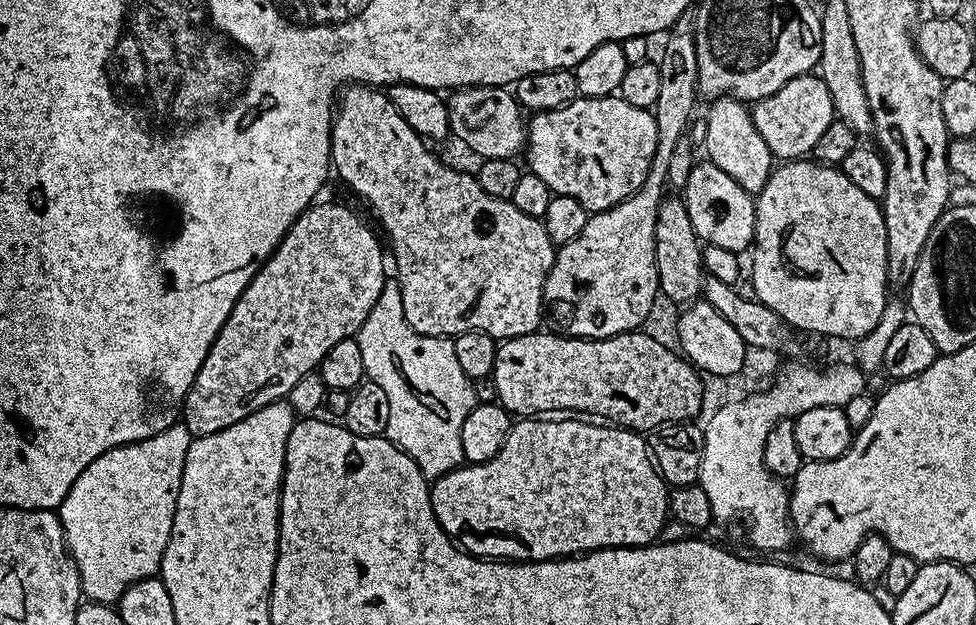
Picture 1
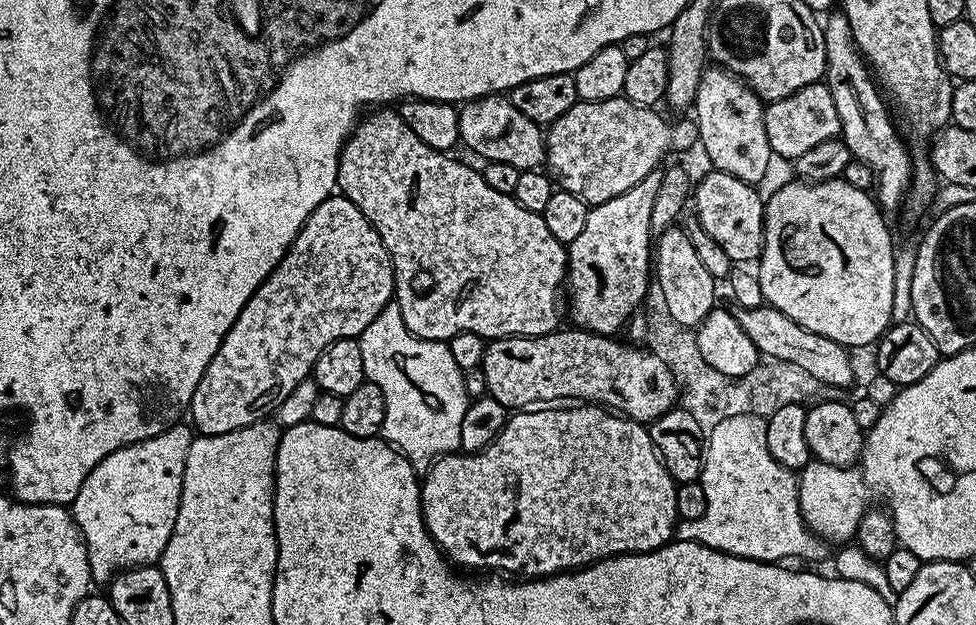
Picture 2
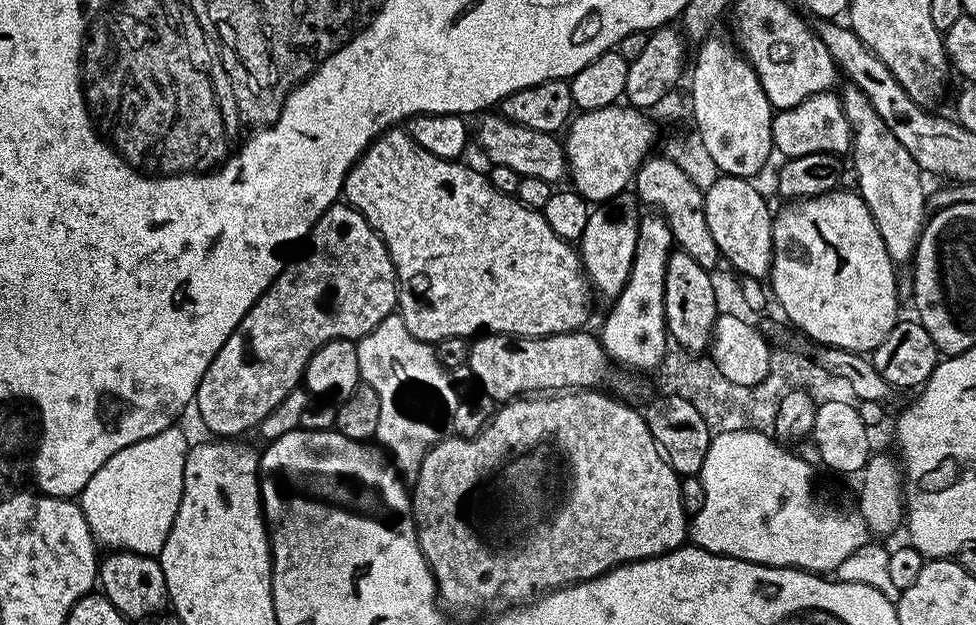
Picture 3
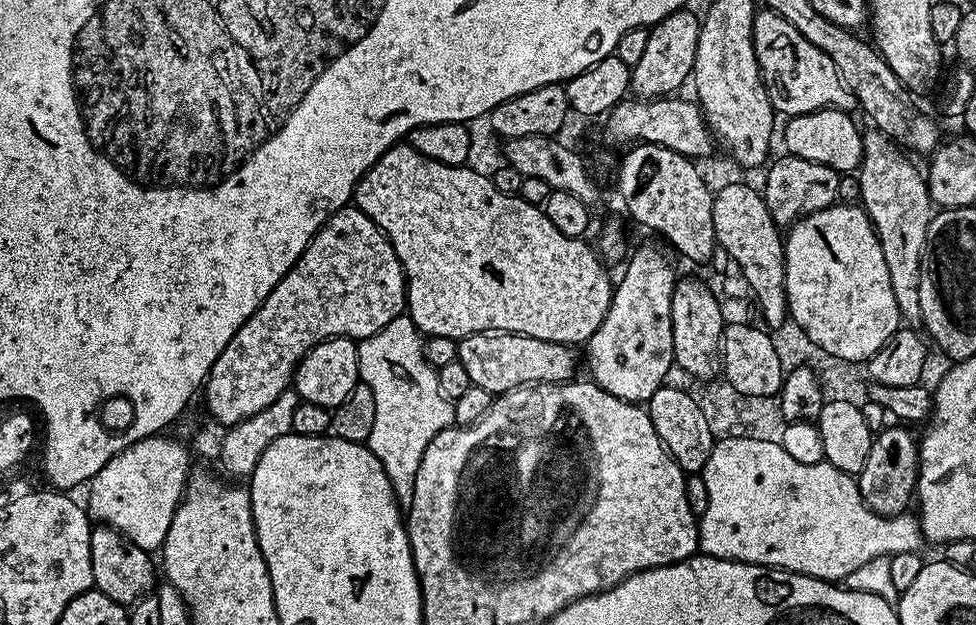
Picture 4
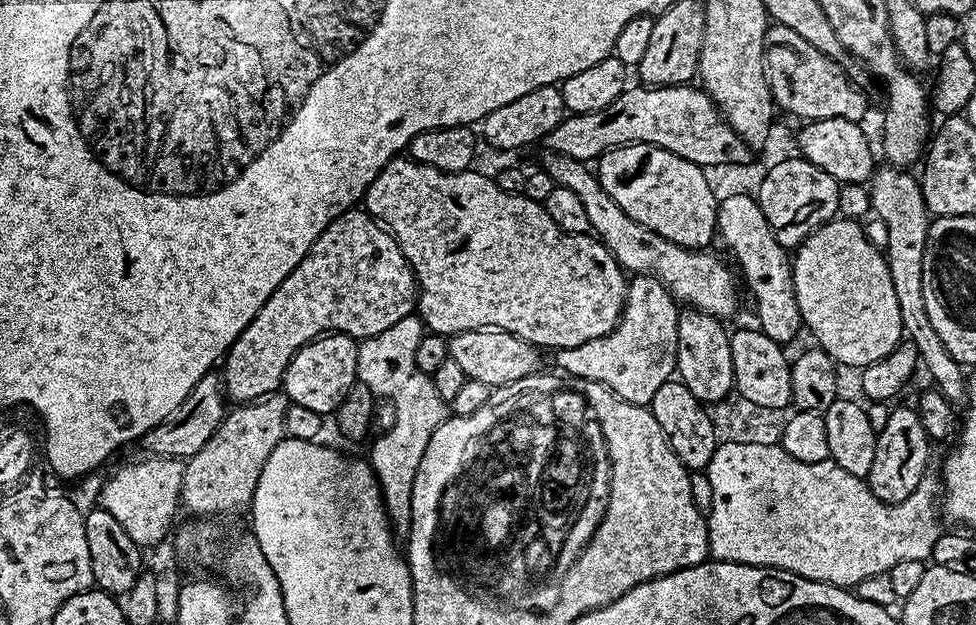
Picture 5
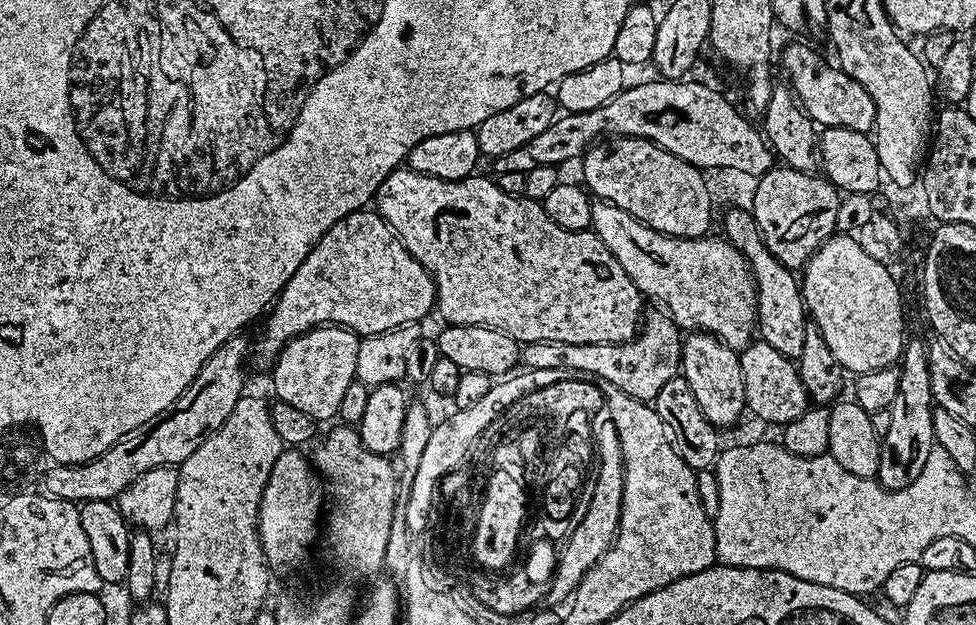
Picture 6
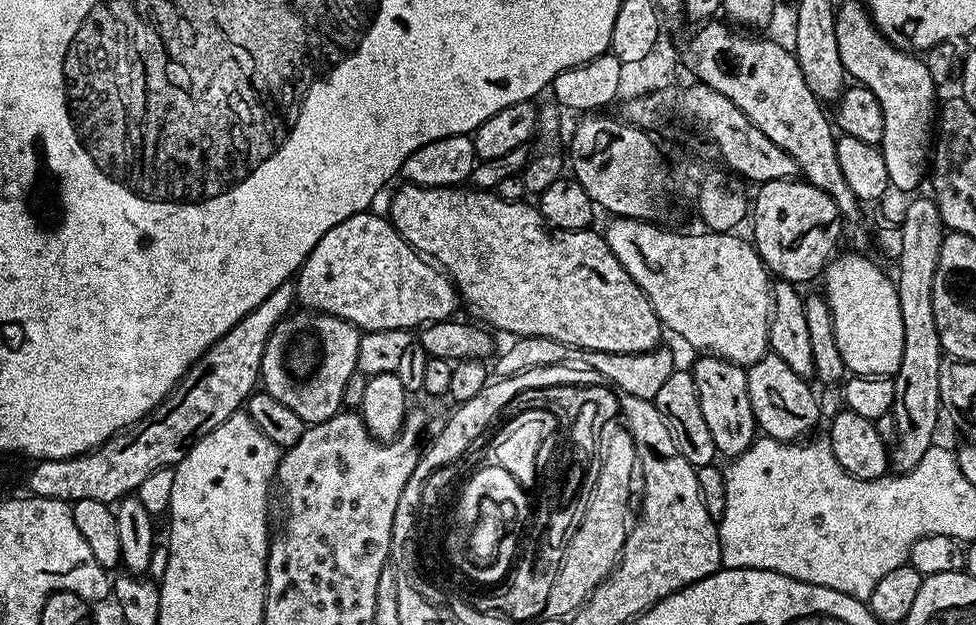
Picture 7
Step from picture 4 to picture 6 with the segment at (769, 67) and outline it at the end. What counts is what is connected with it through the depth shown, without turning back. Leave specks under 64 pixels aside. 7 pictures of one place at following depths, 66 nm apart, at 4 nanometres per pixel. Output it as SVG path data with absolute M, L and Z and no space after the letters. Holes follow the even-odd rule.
M788 44L780 56L780 64L788 75L790 85L799 105L813 124L821 129L845 128L871 133L876 127L874 99L866 89L839 66L826 64L812 48L804 44Z

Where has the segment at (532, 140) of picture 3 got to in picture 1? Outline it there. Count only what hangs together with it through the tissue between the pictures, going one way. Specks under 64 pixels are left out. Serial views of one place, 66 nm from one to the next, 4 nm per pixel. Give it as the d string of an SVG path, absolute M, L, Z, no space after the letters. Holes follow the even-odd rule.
M507 87L457 88L447 97L446 103L450 114L451 135L457 136L476 158L510 160L525 151L526 116L515 95Z

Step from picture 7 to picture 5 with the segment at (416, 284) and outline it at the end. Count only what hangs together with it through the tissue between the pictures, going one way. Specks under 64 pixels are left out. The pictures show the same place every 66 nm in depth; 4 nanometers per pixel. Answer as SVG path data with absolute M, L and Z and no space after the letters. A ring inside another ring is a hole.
M353 210L344 212L334 222L322 230L322 234L310 246L306 258L294 266L294 270L270 294L270 298L258 310L258 314L238 334L238 338L229 346L222 361L222 383L227 399L232 402L247 402L269 396L284 383L286 366L302 346L306 346L317 336L342 332L353 338L367 338L390 330L394 322L413 315L418 304L416 274L402 254L395 236L367 211Z

